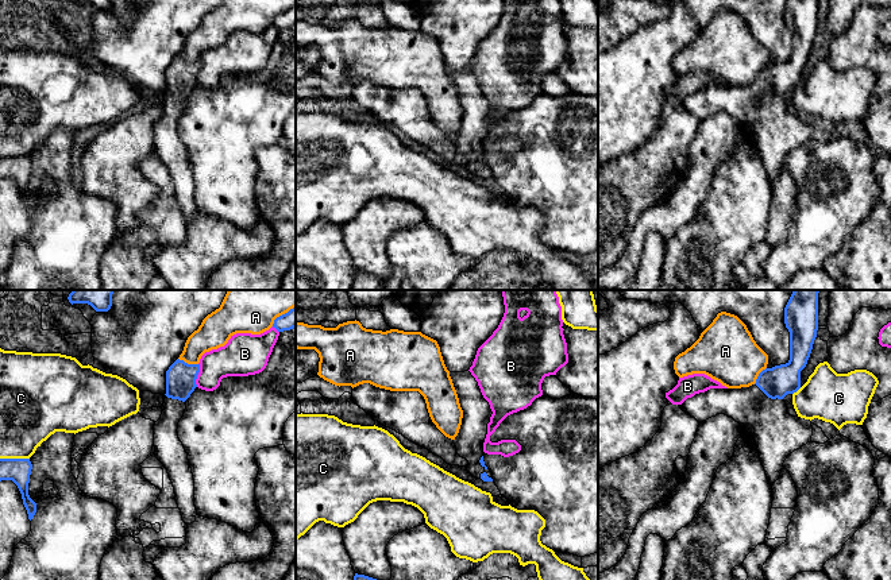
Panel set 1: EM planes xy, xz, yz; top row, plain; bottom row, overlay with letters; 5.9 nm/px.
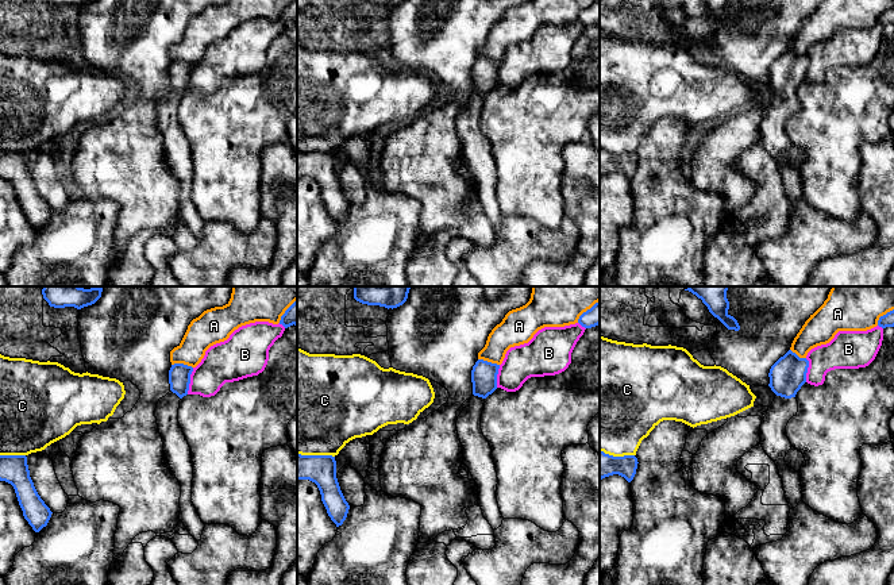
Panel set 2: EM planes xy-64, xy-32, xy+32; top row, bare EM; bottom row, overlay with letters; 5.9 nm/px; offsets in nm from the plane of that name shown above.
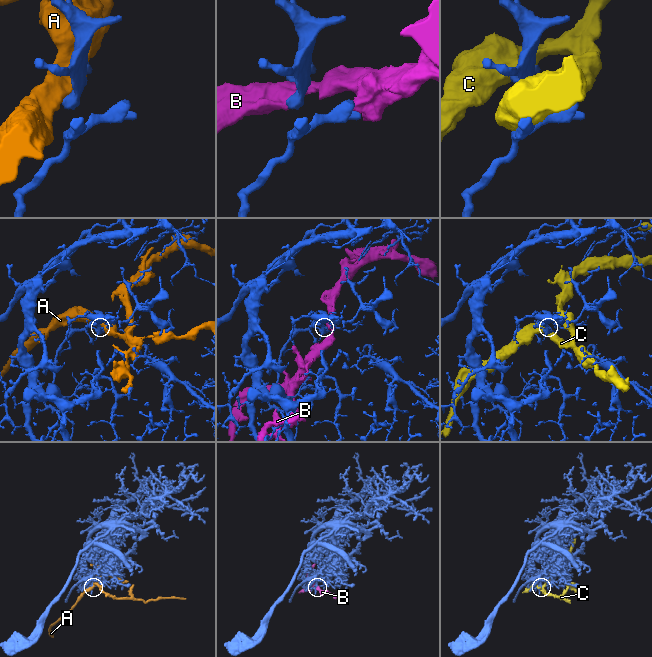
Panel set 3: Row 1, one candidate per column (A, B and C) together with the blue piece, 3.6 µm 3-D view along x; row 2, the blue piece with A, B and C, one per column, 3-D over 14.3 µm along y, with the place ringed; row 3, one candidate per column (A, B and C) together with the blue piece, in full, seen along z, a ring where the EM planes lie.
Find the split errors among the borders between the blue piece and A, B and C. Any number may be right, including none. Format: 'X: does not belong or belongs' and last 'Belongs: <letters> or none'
A: does not belong
B: does not belong
C: does not belong
Belongs: none

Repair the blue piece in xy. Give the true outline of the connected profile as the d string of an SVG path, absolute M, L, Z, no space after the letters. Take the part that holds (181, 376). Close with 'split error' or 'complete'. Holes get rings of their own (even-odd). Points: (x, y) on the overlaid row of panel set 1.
M177 359L166 371L166 398L161 418L154 425L154 455L167 469L174 487L176 500L182 521L190 525L196 521L194 479L188 453L178 438L178 422L186 409L186 399L197 387L200 364L188 364Z; split error

